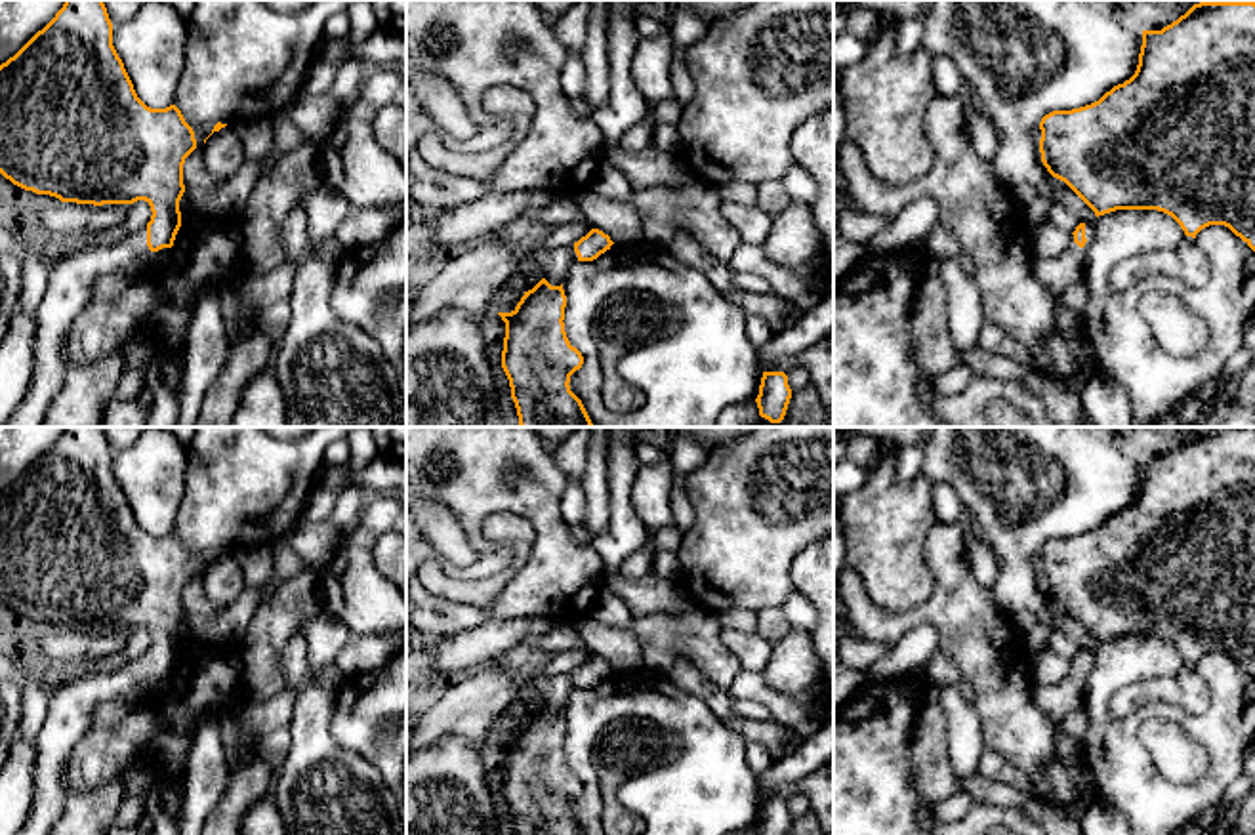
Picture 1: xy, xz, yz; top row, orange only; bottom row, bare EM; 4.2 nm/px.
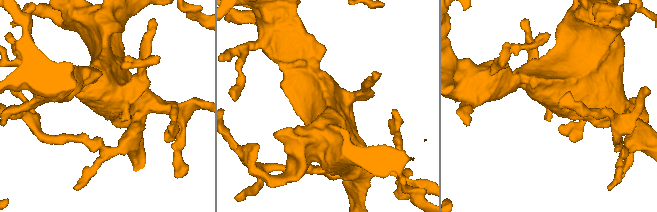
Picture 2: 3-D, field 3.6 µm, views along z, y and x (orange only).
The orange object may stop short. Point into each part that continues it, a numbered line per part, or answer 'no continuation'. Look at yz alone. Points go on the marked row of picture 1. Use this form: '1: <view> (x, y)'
1: yz (1057, 273)

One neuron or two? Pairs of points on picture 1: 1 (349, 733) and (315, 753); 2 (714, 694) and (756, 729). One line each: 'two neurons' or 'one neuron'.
1: two neurons
2: one neuron

